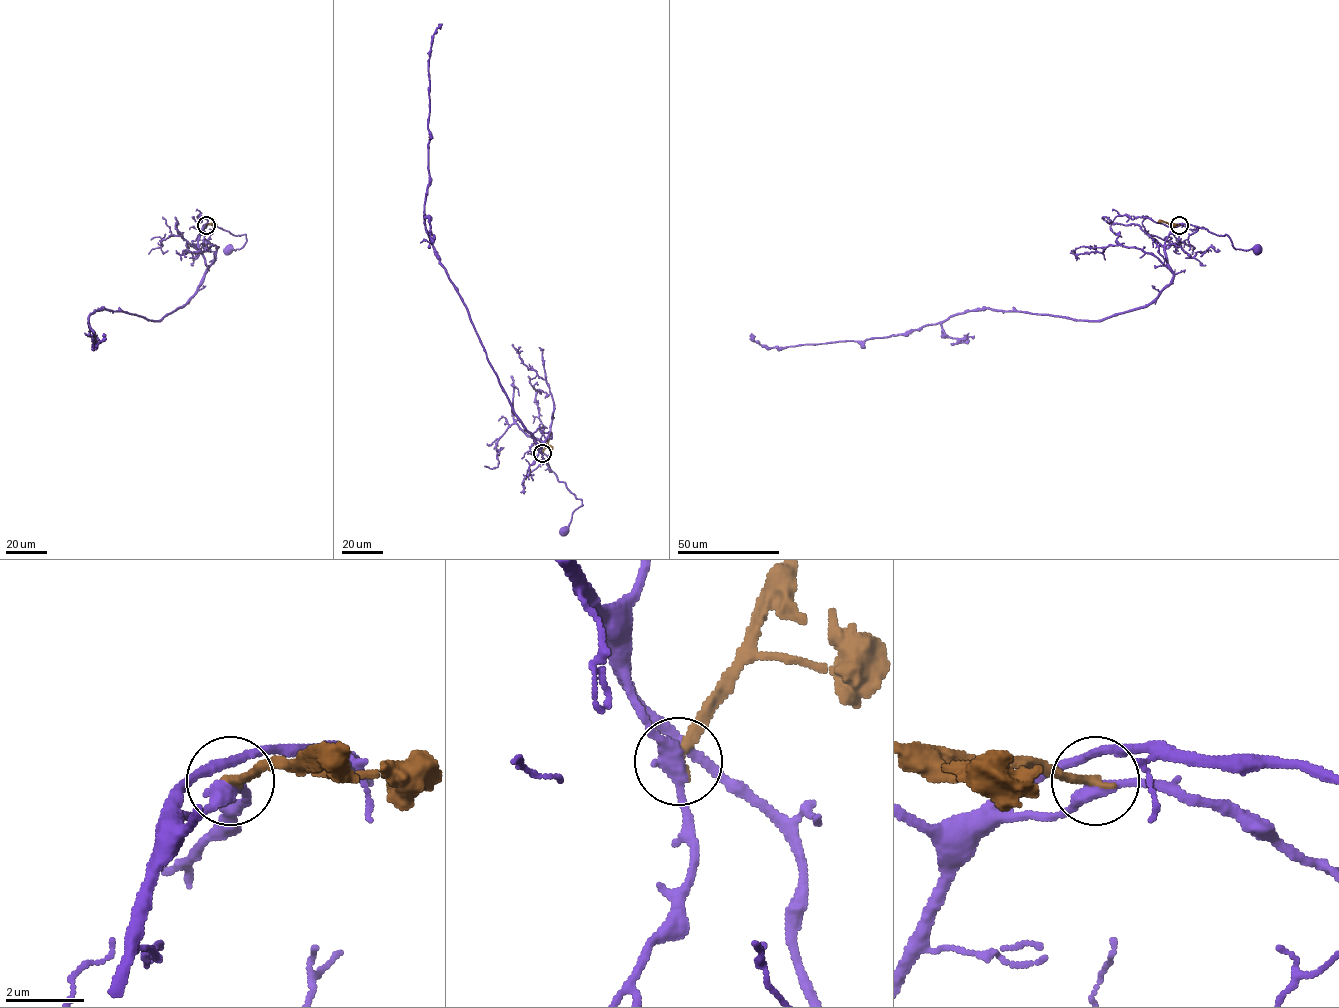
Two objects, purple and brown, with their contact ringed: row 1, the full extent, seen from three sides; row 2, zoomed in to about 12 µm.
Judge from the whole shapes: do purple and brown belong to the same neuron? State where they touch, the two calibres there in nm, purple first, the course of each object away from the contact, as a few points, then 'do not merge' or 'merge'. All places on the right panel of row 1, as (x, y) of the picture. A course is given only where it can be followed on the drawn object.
at (1179, 225); 360 nm thick on the purple side, 240 nm on the other; purple runs (1178, 225), (1192, 225), (1218, 235), (1227, 235), (1235, 249), (1256, 250); brown runs (1178, 225), (1158, 221); do not merge

